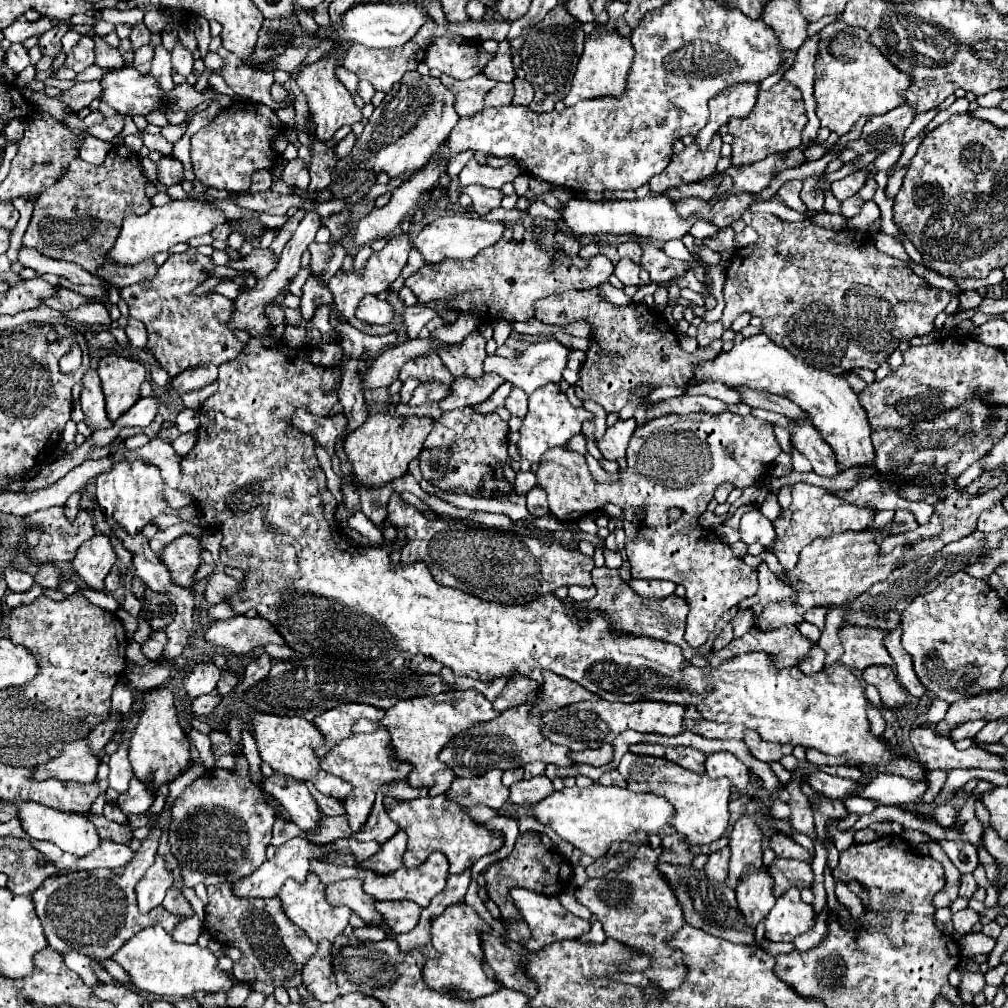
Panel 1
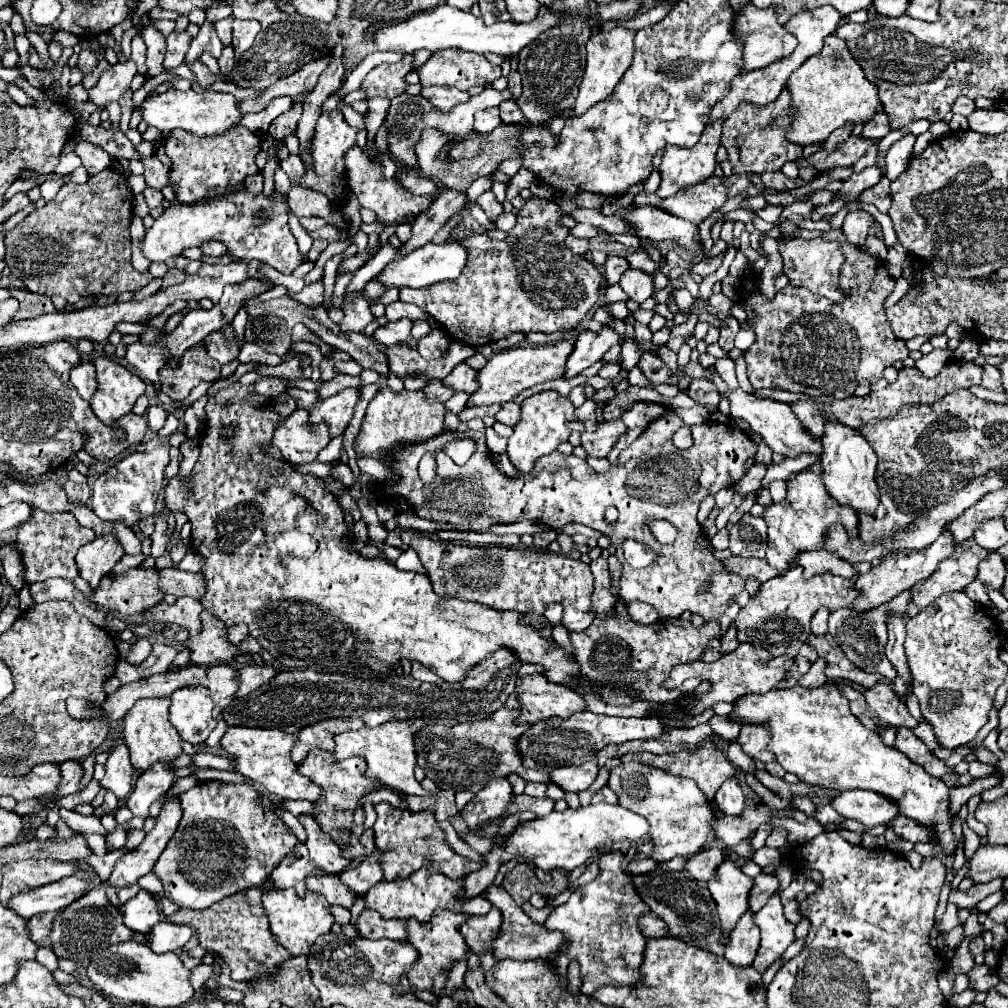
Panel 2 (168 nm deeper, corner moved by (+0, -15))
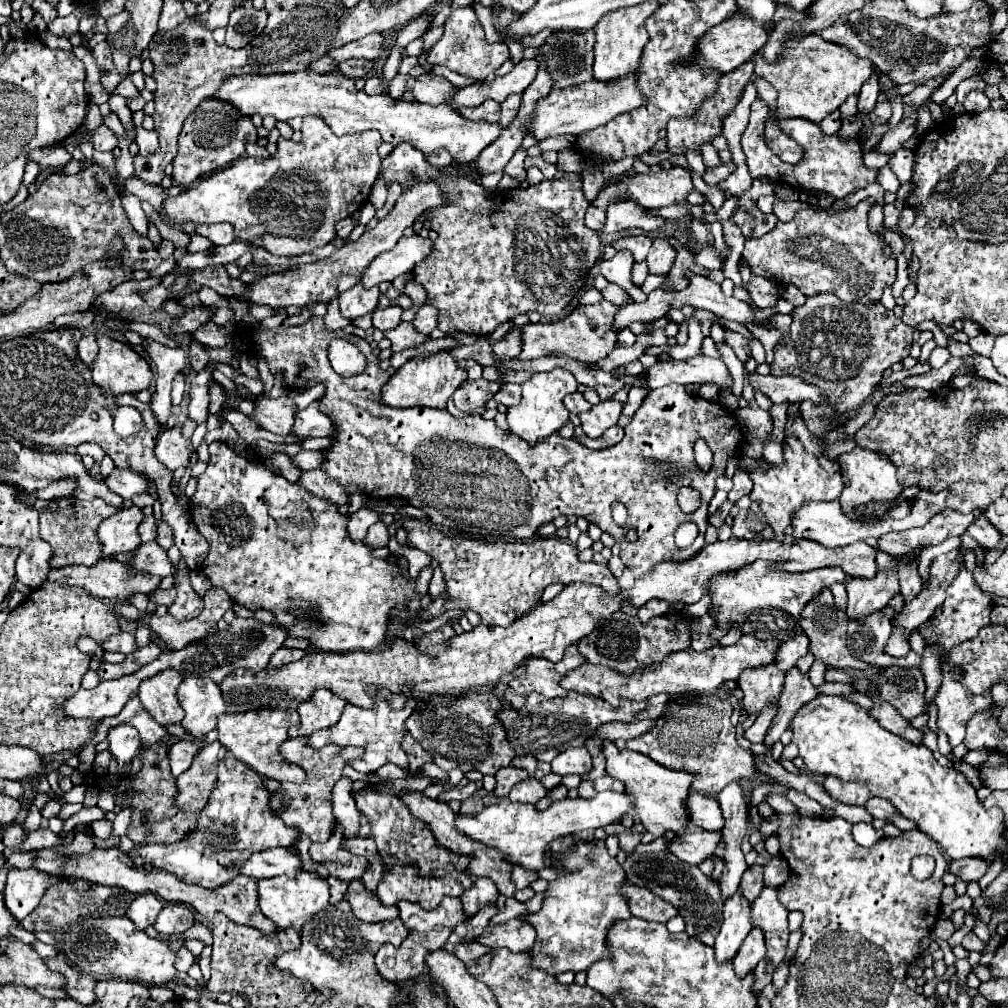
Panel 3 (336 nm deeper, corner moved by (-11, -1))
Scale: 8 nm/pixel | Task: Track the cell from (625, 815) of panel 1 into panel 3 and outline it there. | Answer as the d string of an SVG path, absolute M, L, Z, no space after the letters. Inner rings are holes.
M598 792L596 798L564 798L550 804L546 810L538 810L532 804L512 802L508 798L500 800L500 804L488 804L476 816L458 816L458 830L466 836L484 842L486 846L494 846L502 850L504 856L510 856L512 864L522 864L530 870L544 868L544 856L548 846L556 838L564 838L568 834L576 834L582 830L596 830L608 824L618 824L628 810L634 808L634 796L622 792Z

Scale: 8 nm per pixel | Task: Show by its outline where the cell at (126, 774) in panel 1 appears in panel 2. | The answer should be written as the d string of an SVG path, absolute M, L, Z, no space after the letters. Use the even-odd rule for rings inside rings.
M117 744L111 748L109 758L105 762L105 778L99 782L101 788L107 788L115 792L119 800L123 800L131 792L131 782L133 782L133 768L129 762L129 752L125 744Z

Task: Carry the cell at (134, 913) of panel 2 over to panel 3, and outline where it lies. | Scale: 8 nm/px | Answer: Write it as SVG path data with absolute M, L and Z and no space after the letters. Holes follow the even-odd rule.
M146 892L132 900L132 904L128 908L128 918L138 926L138 930L144 930L146 926L156 922L156 916L162 908L164 908L164 902L160 898L156 898L154 894Z

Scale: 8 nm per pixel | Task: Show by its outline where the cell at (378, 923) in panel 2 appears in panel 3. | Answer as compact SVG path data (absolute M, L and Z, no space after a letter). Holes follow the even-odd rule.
M360 880L350 882L346 900L352 904L354 916L360 918L362 922L378 922L378 920L394 920L398 918L398 908L396 906L382 906L380 898L364 888Z

